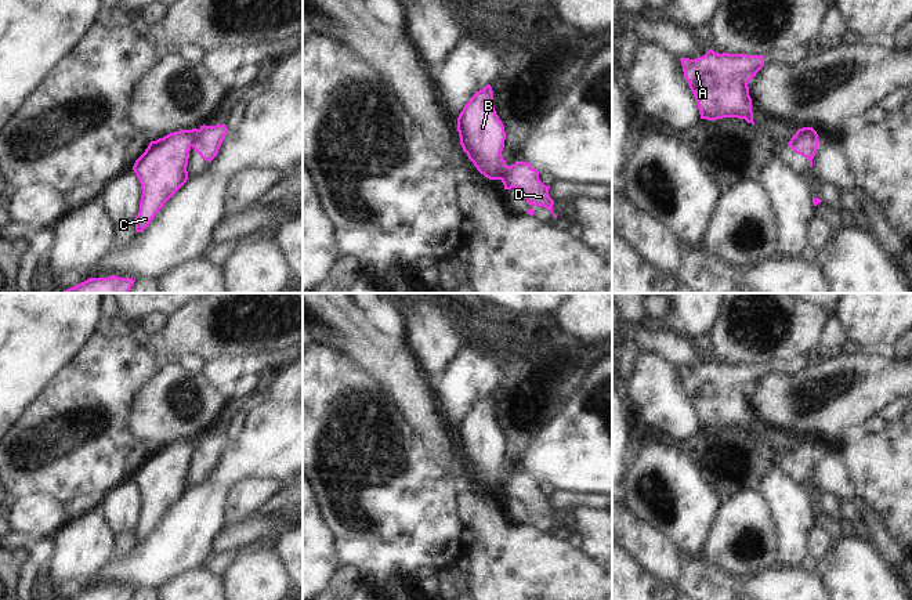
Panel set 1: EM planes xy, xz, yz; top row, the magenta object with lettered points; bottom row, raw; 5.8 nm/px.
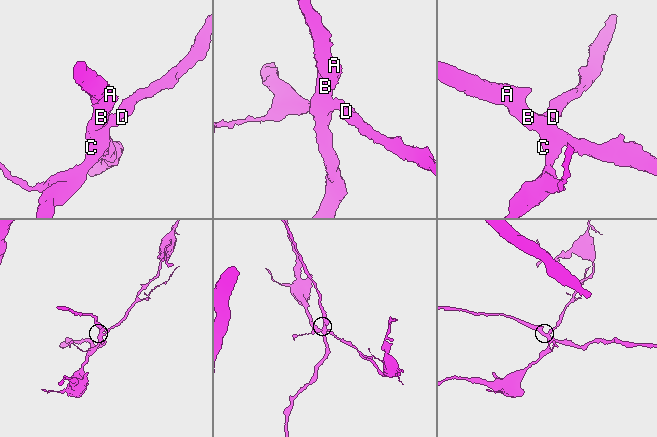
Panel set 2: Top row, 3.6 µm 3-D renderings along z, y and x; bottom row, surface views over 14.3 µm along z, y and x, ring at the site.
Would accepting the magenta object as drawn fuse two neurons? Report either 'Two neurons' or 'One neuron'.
Two neurons

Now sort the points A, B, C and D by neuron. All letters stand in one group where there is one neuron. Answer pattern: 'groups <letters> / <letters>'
groups A B C / D

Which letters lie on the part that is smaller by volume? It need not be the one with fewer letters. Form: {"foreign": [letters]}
{"foreign": ["D"]}

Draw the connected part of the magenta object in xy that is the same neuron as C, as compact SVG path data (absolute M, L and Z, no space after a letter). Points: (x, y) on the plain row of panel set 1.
M198 438L180 440L151 451L135 470L142 505L135 525L135 541L142 542L164 513L187 492L188 469Z

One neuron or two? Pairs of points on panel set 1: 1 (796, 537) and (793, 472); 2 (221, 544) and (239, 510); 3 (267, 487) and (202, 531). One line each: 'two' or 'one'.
1: two
2: two
3: two

